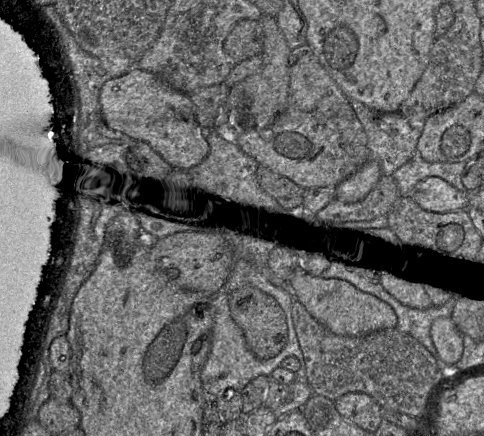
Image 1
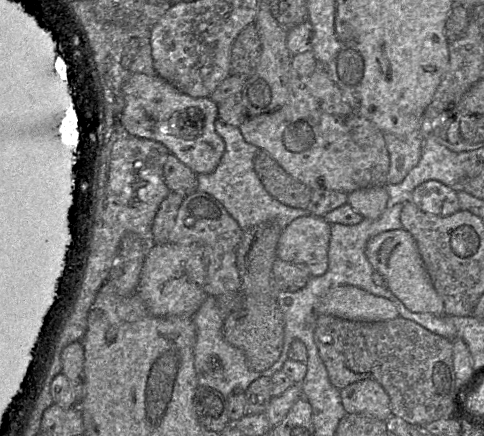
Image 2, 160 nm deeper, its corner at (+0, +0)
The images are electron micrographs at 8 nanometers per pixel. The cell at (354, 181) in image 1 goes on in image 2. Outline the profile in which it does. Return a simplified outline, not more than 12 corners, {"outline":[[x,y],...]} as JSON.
{"outline":[[385,186],[347,194],[347,204],[377,219],[388,207]]}

